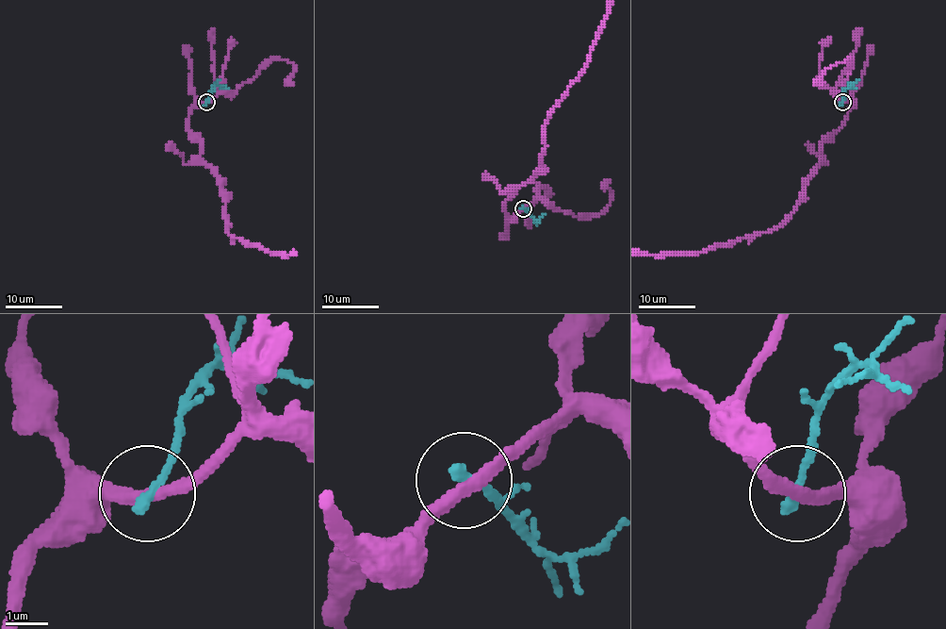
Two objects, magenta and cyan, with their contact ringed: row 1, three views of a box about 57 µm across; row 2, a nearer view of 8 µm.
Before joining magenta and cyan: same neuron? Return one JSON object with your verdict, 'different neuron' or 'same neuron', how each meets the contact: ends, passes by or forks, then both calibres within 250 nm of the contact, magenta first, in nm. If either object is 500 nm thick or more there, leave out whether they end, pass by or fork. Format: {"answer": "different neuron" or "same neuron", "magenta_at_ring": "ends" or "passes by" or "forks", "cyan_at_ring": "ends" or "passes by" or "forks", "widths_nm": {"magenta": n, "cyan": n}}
{"answer": "different neuron", "magenta_at_ring": "passes by", "cyan_at_ring": "ends", "widths_nm": {"magenta": 280, "cyan": 240}}

